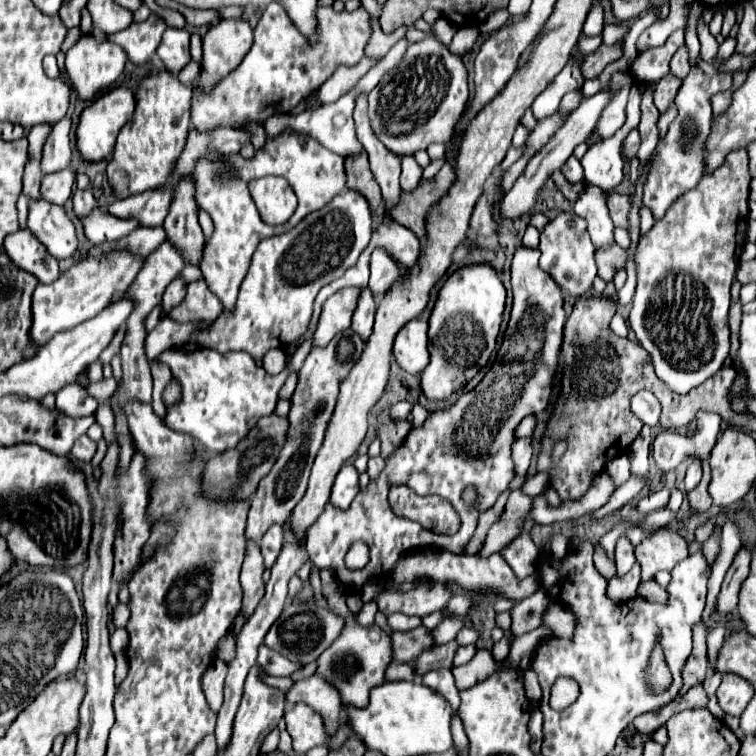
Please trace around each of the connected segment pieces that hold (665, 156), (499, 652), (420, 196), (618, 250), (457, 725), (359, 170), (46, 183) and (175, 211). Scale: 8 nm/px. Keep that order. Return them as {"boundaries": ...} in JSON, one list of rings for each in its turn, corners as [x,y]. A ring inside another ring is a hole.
{"boundaries":[[[[694,67],[688,77],[682,81],[682,87],[676,95],[676,107],[678,107],[678,117],[670,123],[670,129],[666,137],[658,143],[652,171],[646,179],[644,185],[644,205],[652,211],[654,219],[660,221],[668,207],[686,191],[698,185],[698,181],[704,175],[704,145],[710,135],[710,125],[712,125],[712,105],[710,99],[712,95],[730,90],[733,79],[731,74],[720,73],[708,79],[702,69]]],[[[510,633],[510,635],[504,635],[498,643],[494,643],[492,653],[494,653],[496,659],[504,659],[504,657],[506,657],[506,653],[510,651],[510,643],[512,643],[512,639],[514,639],[514,635]]],[[[444,163],[444,167],[436,173],[434,179],[420,179],[418,187],[410,193],[402,191],[398,205],[394,205],[388,213],[394,221],[406,225],[412,229],[418,239],[426,237],[426,213],[428,209],[446,193],[446,189],[454,183],[454,169],[450,163]]],[[[618,245],[596,249],[596,265],[598,265],[598,277],[602,277],[604,281],[612,281],[614,273],[626,265],[626,249]]],[[[454,715],[454,725],[452,725],[452,733],[454,733],[454,745],[456,745],[456,755],[462,755],[464,749],[468,747],[468,737],[462,729],[462,721],[458,721],[458,717]]],[[[362,151],[354,157],[346,157],[346,175],[348,175],[346,187],[358,189],[360,193],[364,193],[366,199],[370,201],[372,209],[376,209],[382,203],[382,193],[380,193],[380,187],[374,179],[372,171],[370,171],[366,151]]],[[[62,169],[42,177],[40,195],[44,201],[50,201],[54,205],[64,205],[72,195],[72,187],[74,187],[74,171]]],[[[182,175],[174,185],[172,203],[164,221],[164,229],[168,239],[182,251],[186,263],[200,265],[202,249],[204,249],[204,235],[198,225],[198,203],[194,199],[194,181],[190,175]]]]}

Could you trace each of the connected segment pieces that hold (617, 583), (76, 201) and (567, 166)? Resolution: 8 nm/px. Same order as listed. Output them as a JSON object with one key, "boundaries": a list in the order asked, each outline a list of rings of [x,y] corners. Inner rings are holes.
{"boundaries":[[[[634,563],[634,567],[624,577],[610,579],[608,593],[612,601],[628,601],[636,597],[636,589],[640,583],[640,565]]],[[[76,189],[72,195],[72,205],[74,205],[74,215],[78,219],[84,219],[94,207],[96,207],[96,199],[92,195],[92,189]]],[[[568,159],[568,161],[564,163],[564,167],[562,167],[562,173],[564,173],[564,177],[566,177],[568,181],[572,181],[572,183],[578,183],[578,181],[584,179],[584,175],[582,175],[582,165],[580,165],[578,159]]]]}

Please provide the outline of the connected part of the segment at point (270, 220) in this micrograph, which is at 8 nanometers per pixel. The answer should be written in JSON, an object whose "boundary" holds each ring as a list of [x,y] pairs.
{"boundary":[[[282,177],[254,179],[250,181],[249,190],[262,219],[268,225],[282,225],[296,211],[296,195]]]}

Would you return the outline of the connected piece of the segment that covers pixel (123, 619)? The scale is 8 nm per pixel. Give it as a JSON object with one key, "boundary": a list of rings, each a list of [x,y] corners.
{"boundary":[[[120,603],[118,607],[114,607],[112,617],[114,617],[114,625],[116,625],[116,627],[126,627],[126,623],[128,623],[128,619],[130,619],[130,609]]]}

